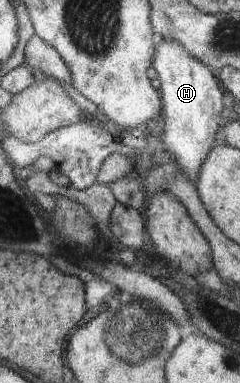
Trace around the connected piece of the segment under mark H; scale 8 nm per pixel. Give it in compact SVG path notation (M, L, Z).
M157 38L153 67L161 83L162 95L165 96L166 123L161 141L166 155L171 155L179 169L197 185L215 139L223 95L209 71L209 66L195 57L183 44L171 38Z

